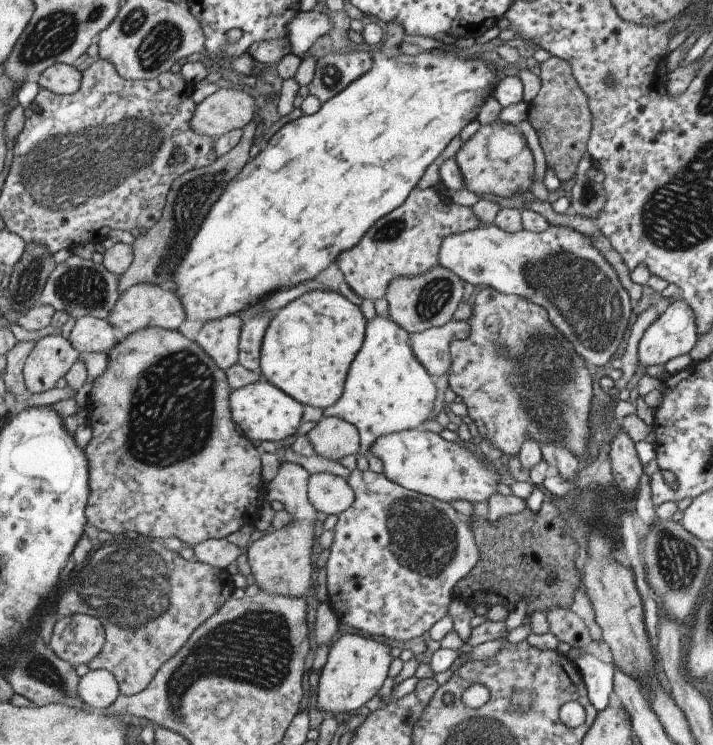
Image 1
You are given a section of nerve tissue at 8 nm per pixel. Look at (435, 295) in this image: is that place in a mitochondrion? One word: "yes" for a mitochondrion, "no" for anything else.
yes

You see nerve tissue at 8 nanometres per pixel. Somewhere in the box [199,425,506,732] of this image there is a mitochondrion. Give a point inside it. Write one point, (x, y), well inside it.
(423, 537)

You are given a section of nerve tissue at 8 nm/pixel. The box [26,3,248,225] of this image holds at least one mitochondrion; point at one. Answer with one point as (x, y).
(156, 40)

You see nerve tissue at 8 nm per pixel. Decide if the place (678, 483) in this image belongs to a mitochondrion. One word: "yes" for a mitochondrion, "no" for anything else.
no

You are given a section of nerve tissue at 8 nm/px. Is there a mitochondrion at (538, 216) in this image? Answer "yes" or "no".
no

